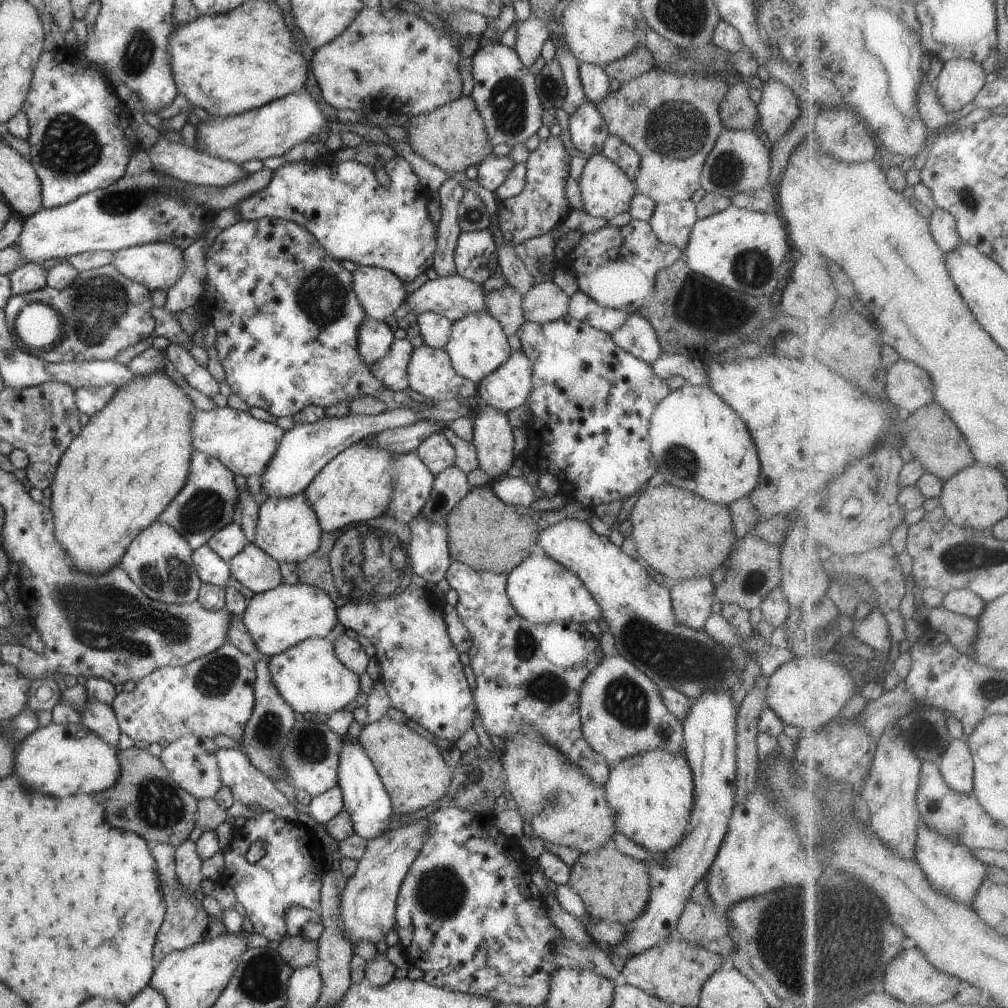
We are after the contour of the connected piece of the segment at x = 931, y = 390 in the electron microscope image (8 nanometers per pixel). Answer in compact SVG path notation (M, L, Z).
M900 358L888 370L889 396L902 410L913 413L935 401L935 380L916 361Z

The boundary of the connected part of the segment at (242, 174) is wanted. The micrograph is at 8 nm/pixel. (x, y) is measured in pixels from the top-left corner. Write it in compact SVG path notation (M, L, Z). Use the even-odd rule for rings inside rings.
M160 137L158 144L148 154L153 164L153 170L160 172L160 174L170 175L191 185L225 187L243 181L249 174L238 163L223 161L221 158L213 157L185 144L170 142L163 137Z

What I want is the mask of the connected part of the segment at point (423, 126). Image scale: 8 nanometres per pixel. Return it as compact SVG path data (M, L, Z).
M464 95L433 111L409 117L409 123L404 128L408 131L411 148L448 174L476 167L492 154L493 142L488 136L482 115L470 96Z

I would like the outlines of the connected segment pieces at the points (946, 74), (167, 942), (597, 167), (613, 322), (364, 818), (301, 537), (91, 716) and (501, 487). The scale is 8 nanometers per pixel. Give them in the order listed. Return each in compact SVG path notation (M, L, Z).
M968 59L945 62L935 78L947 111L959 111L970 103L974 104L982 89L989 83L984 64Z
M157 843L150 847L152 856L156 861L156 870L159 878L160 888L166 903L165 917L158 929L153 946L155 963L161 961L172 951L179 951L202 942L207 938L221 935L227 931L222 921L210 918L210 915L202 908L201 902L197 902L194 894L182 890L175 871L175 850L176 847L168 843Z
M602 154L592 155L588 159L578 180L578 186L582 197L583 211L590 216L604 218L607 221L621 212L626 212L632 197L638 192L635 189L635 183L624 174L624 171Z
M580 290L570 297L567 309L572 318L607 333L618 330L628 316L624 311L603 307Z
M344 736L338 761L337 785L343 794L344 810L353 822L353 829L362 838L373 839L385 833L386 826L394 821L393 806L389 792L385 789L372 760L362 748L359 740L345 740Z
M304 493L294 497L268 497L259 506L257 529L253 544L269 554L276 562L299 563L320 546L323 533L316 513Z
M87 700L82 708L81 723L108 741L108 744L118 746L118 739L122 732L115 712L109 704Z
M503 477L490 482L492 492L509 505L530 507L534 502L534 489L523 477Z

